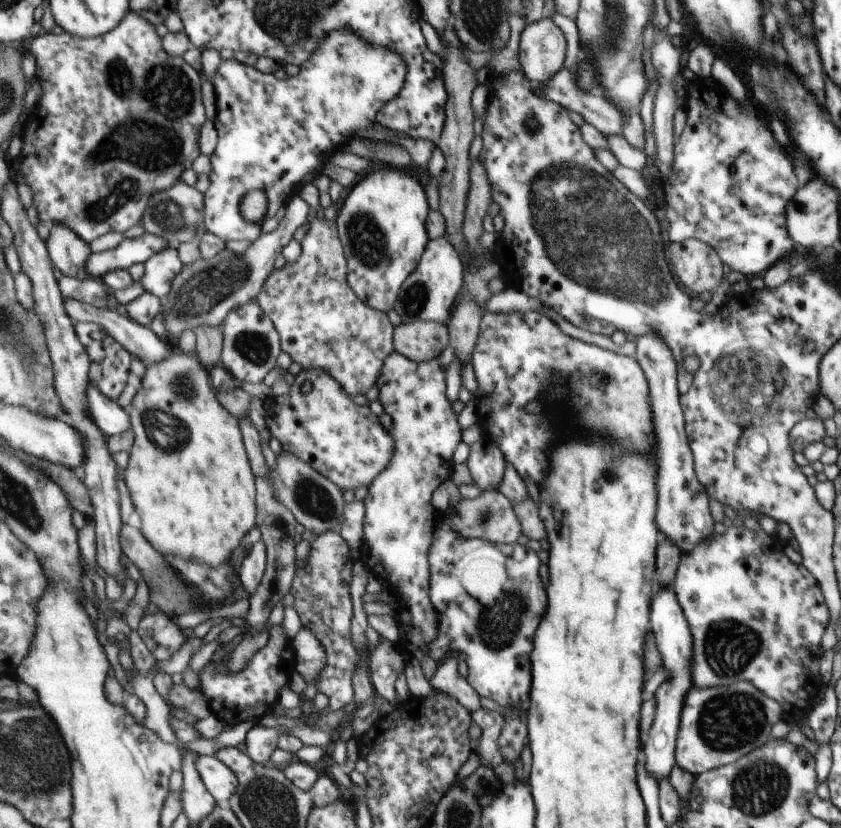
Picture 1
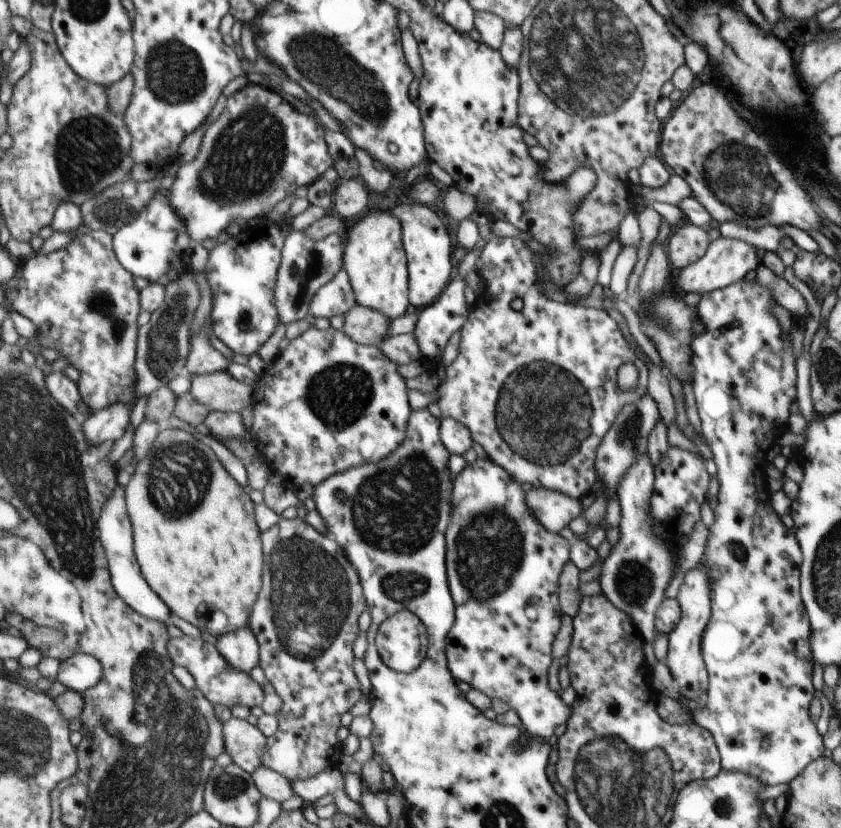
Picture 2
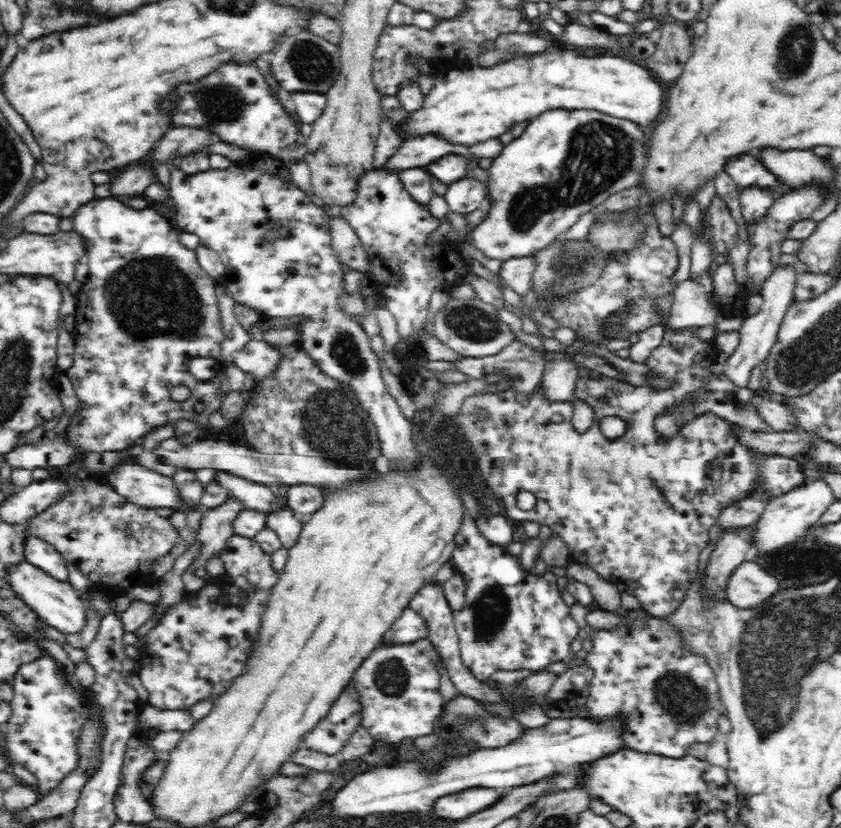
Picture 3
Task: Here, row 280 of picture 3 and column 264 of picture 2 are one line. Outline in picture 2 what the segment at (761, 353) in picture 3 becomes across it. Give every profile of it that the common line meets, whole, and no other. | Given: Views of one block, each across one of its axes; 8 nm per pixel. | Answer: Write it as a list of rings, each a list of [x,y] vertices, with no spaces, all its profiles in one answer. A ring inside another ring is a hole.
[[[259,765],[252,775],[263,797],[271,797],[281,803],[297,795],[292,781],[267,765]]]

